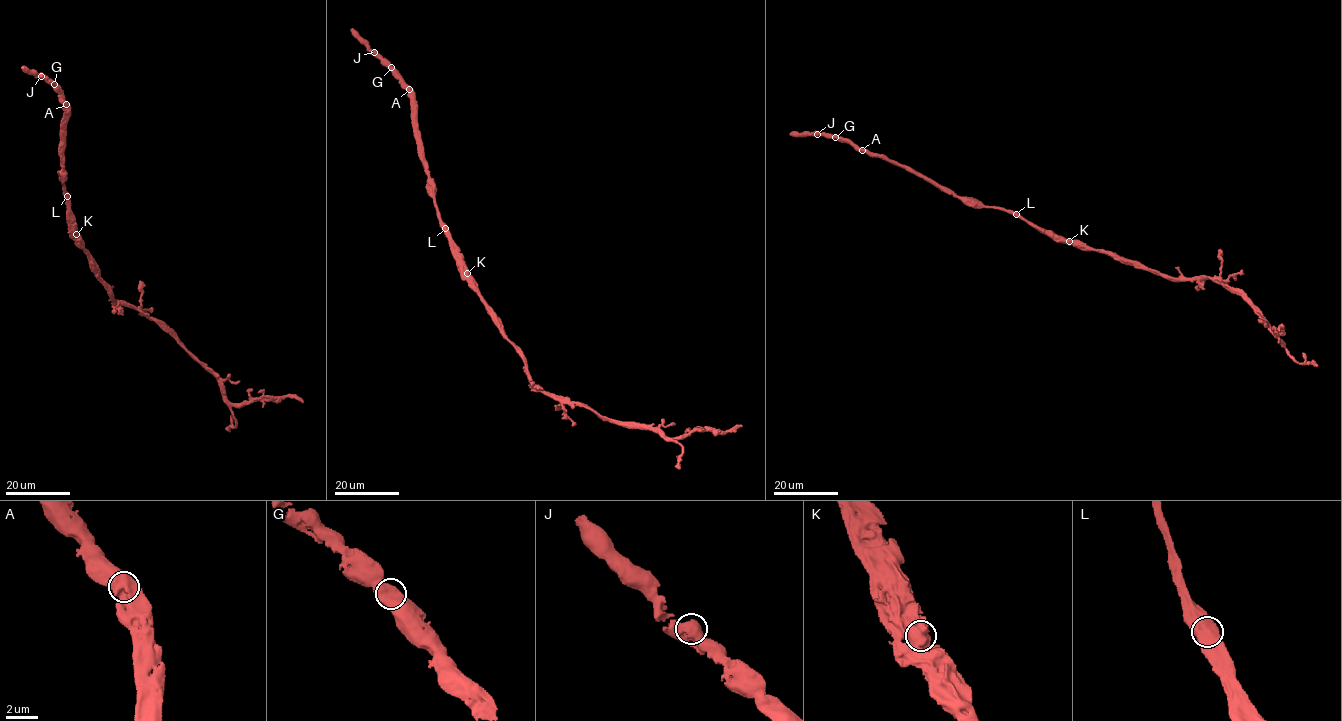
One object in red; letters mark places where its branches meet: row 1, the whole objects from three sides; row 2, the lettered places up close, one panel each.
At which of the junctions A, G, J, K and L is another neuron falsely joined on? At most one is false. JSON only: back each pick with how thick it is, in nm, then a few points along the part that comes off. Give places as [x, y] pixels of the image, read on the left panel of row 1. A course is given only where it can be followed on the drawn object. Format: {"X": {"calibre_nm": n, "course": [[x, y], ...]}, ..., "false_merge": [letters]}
{"false_merge": []}

